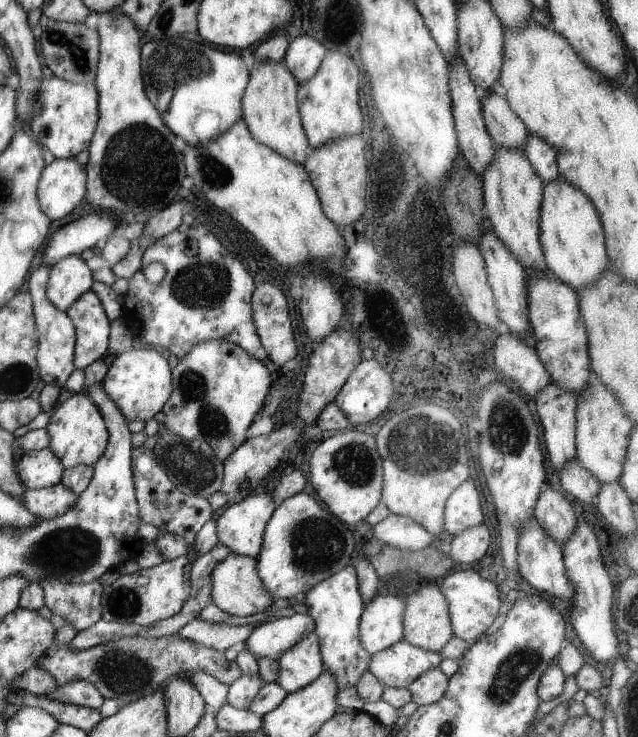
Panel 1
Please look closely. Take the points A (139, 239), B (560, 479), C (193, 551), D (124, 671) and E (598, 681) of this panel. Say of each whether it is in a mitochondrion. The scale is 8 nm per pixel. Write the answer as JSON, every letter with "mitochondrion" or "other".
{"A":"other","B":"other","C":"other","D":"mitochondrion","E":"other"}

